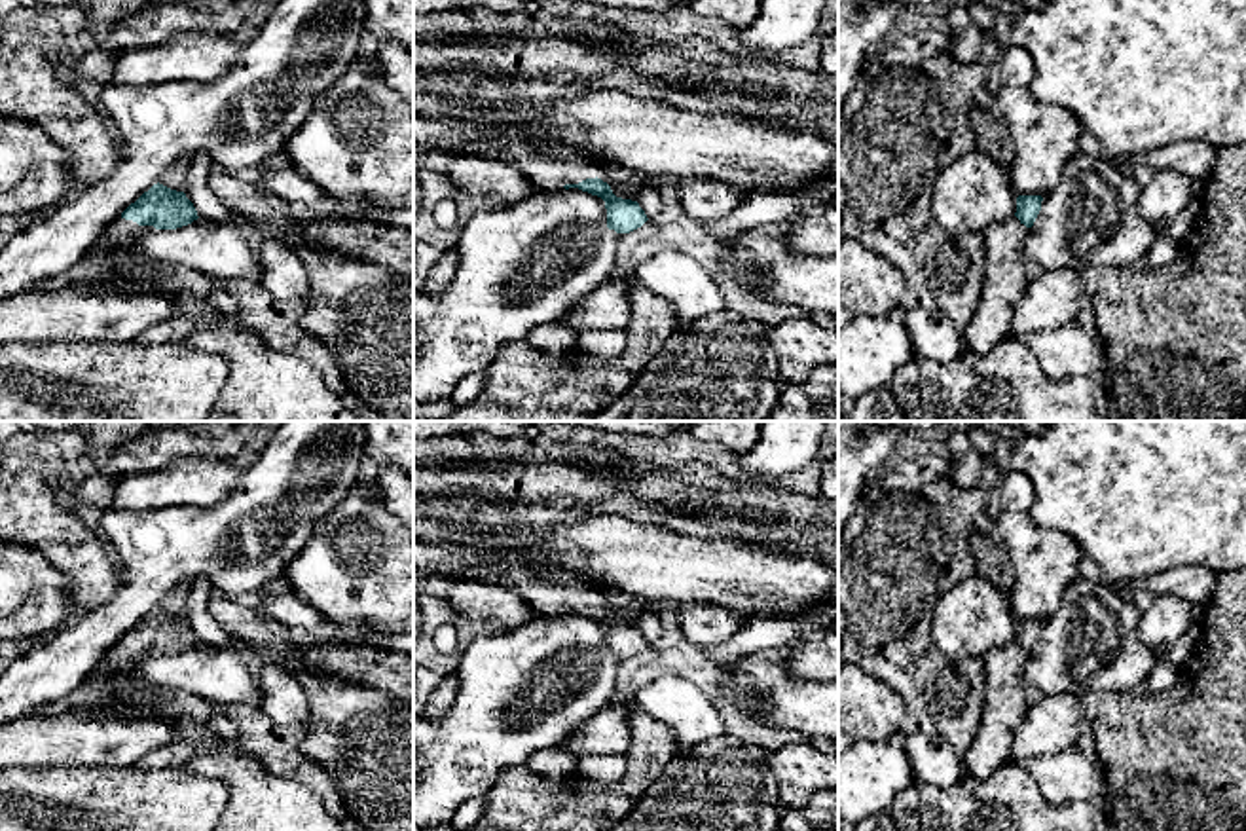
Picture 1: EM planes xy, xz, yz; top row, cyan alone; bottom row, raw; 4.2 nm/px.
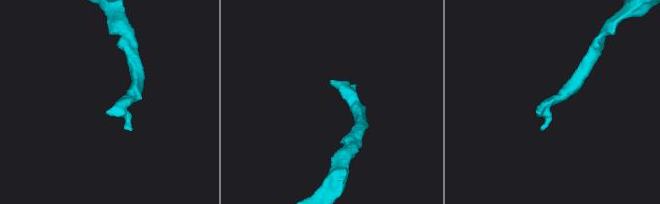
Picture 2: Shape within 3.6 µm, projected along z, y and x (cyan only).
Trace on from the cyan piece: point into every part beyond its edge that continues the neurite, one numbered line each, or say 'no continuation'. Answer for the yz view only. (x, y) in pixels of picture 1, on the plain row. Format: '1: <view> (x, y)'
1: yz (1004, 706)

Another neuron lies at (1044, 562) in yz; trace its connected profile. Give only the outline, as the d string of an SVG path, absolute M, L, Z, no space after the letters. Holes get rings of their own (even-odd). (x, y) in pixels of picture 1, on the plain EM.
M1003 508L994 520L994 539L1003 546L1013 571L1009 592L1013 613L1018 620L1051 619L1072 581L1079 577L1081 548L1062 531L1041 527L1028 512Z

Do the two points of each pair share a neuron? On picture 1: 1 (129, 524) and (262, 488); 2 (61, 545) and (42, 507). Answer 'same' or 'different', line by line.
1: same
2: same

